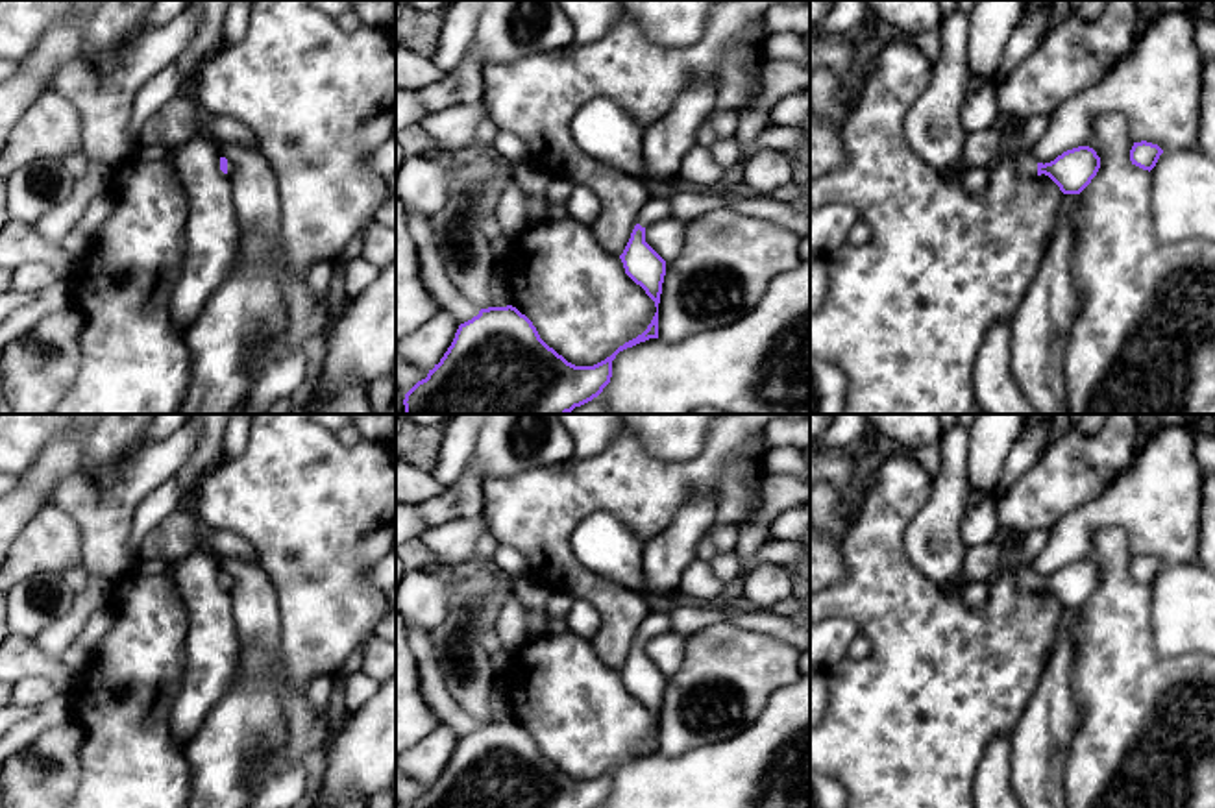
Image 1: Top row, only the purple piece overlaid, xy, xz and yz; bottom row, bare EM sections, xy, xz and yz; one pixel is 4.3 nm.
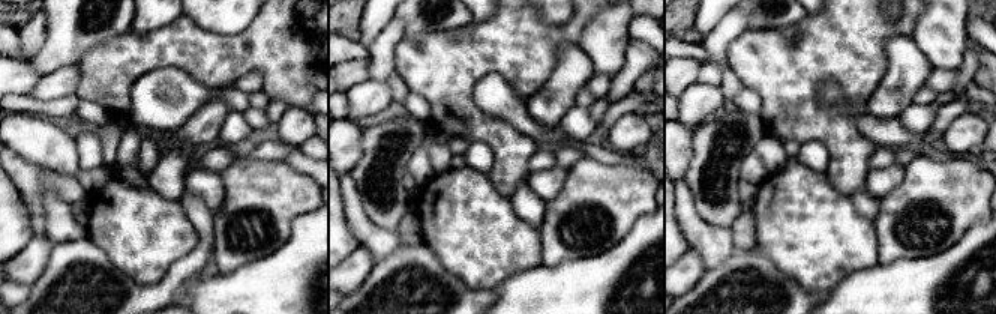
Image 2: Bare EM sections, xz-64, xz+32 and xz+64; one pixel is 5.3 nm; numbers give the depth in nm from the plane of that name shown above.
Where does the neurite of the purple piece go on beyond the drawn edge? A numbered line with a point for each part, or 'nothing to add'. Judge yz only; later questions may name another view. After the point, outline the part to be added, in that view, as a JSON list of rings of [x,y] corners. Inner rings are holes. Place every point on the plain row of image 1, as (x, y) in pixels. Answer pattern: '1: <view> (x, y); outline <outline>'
1: yz (1027, 577); outline [[[1030,566],[1017,568],[1019,588],[1025,592],[1037,590],[1037,575],[1032,571]]]

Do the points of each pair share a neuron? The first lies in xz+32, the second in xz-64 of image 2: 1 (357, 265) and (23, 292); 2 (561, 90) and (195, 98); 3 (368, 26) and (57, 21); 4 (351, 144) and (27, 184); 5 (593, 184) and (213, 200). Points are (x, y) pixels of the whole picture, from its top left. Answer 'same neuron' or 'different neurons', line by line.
1: different neurons
2: different neurons
3: different neurons
4: different neurons
5: different neurons

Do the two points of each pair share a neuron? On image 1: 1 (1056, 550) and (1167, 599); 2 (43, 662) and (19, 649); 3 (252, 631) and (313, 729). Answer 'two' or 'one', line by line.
1: two
2: one
3: one

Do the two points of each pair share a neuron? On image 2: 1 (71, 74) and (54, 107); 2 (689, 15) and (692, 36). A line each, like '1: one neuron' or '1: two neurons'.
1: two neurons
2: one neuron

